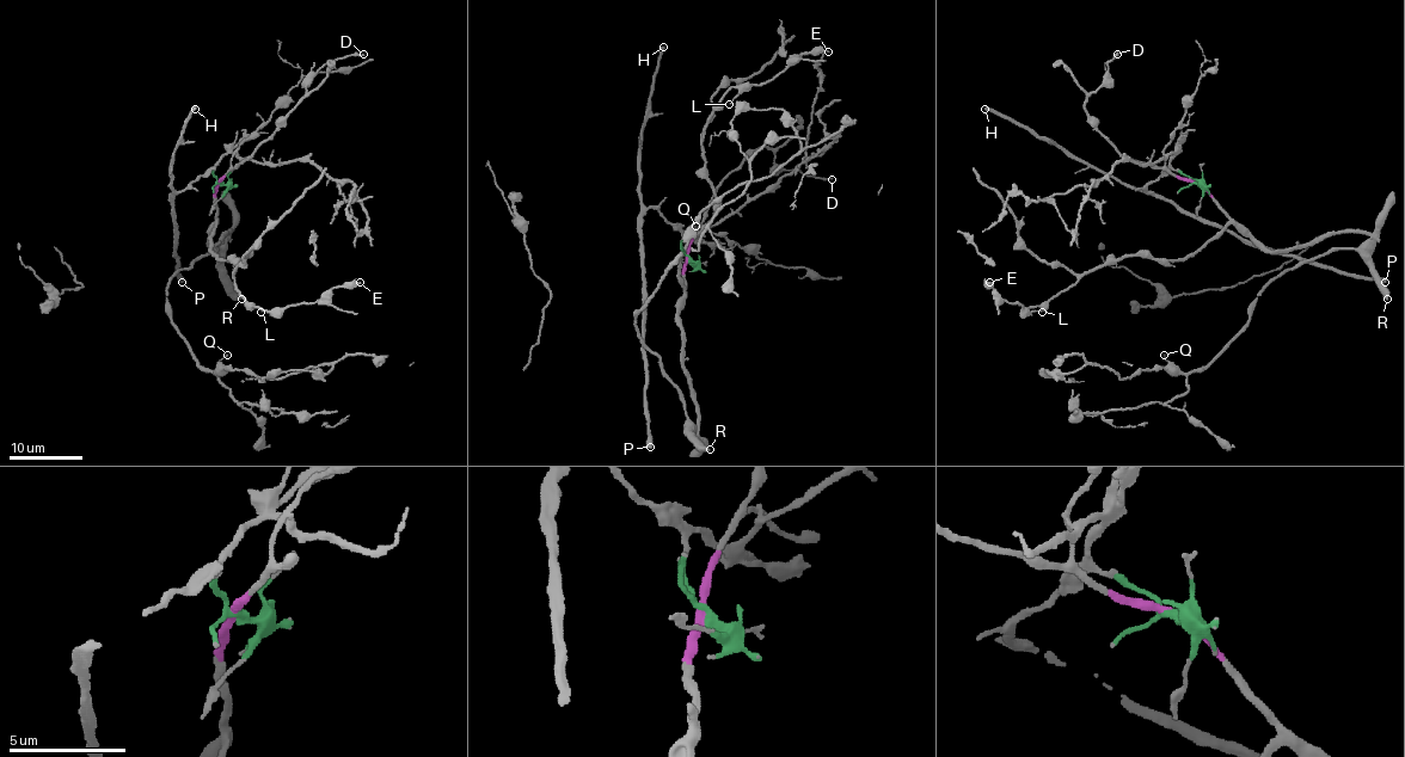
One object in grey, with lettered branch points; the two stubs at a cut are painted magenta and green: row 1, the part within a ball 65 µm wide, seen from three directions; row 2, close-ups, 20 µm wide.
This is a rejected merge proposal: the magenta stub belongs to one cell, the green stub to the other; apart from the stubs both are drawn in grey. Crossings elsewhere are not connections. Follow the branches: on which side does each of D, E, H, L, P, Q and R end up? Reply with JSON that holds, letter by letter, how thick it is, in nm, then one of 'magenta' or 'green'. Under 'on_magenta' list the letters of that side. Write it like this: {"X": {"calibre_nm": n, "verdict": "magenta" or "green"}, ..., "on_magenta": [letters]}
{"D": {"calibre_nm": 200, "verdict": "magenta"}, "E": {"calibre_nm": 360, "verdict": "magenta"}, "H": {"calibre_nm": 380, "verdict": "green"}, "L": {"calibre_nm": 130, "verdict": "magenta"}, "P": {"calibre_nm": 550, "verdict": "green"}, "Q": {"calibre_nm": 90, "verdict": "magenta"}, "R": {"calibre_nm": 400, "verdict": "magenta"}, "on_magenta": ["D", "E", "L", "Q", "R"]}

